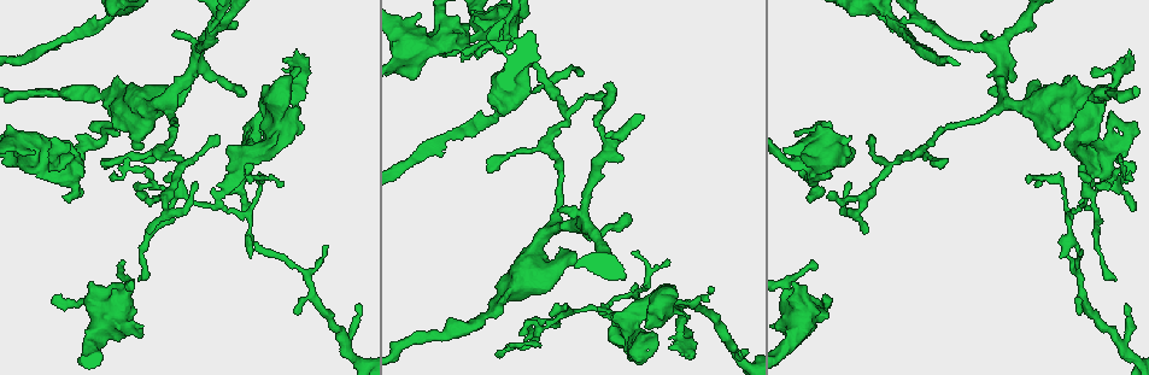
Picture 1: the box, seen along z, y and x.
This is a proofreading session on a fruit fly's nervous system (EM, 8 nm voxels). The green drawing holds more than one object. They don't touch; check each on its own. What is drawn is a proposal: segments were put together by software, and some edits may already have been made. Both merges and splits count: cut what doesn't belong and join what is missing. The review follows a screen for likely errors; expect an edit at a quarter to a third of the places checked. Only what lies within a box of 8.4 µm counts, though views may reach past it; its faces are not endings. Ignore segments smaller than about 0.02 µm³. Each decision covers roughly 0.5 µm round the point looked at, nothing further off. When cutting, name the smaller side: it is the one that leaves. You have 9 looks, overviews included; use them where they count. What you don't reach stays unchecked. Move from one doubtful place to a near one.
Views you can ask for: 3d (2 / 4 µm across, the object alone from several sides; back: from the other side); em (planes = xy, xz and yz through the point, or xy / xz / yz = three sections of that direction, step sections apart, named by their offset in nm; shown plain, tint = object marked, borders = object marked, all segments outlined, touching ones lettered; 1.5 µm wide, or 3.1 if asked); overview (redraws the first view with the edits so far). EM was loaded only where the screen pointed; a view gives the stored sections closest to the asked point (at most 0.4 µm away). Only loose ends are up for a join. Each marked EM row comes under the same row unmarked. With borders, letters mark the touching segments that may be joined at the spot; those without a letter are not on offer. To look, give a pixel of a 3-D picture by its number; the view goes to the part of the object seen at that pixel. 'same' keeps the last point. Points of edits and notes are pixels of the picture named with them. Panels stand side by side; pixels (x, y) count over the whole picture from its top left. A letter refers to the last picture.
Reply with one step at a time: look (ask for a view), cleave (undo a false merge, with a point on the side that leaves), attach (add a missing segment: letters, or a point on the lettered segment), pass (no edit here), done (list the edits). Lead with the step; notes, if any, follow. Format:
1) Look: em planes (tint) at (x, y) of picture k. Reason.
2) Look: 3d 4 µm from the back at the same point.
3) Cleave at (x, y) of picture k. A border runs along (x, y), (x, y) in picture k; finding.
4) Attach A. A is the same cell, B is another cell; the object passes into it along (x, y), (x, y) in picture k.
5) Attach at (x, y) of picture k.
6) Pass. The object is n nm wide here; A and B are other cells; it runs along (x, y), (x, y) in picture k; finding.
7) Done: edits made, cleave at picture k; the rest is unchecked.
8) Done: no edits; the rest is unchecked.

Look: em planes (borders) at (170, 107) of picture 1. Three-way junction.

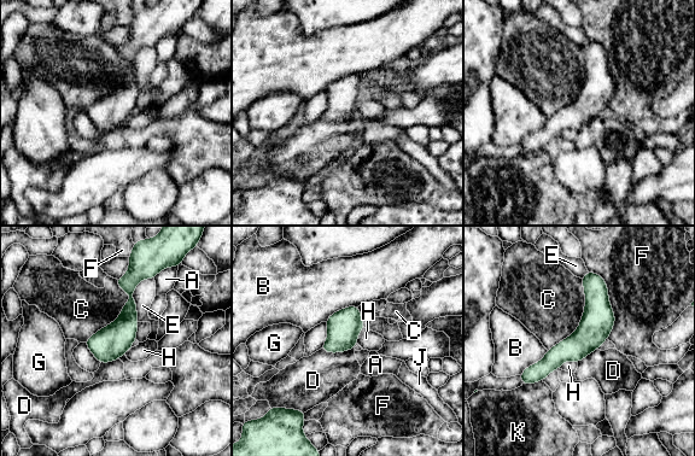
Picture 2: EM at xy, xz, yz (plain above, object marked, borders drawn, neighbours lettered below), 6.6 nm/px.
Pass. A, B, C, D, E, F, G, H, J and K are other cells; a border runs along (582, 279), (579, 326), (547, 350) in picture 2; one cell here.

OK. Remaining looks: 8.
Look: em xz step 4 (borders) at (824, 296) of picture 1. Tapers out.

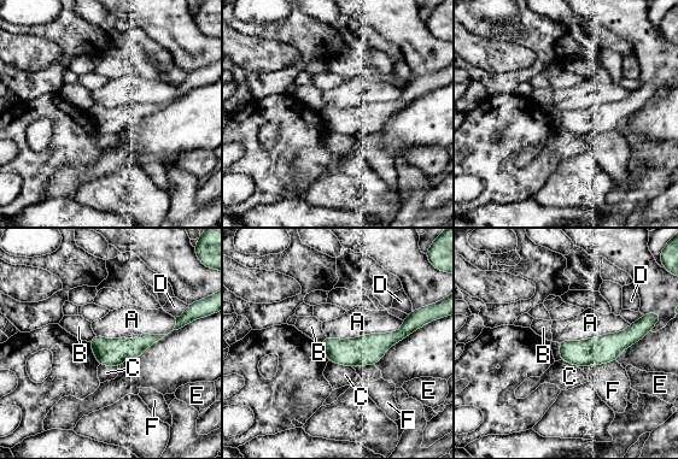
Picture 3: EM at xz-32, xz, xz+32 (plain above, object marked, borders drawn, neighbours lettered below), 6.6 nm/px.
Pass. A, B, C, D, E and F are other cells; no lettered segment goes on from it.

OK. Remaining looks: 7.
Look: 3d 4 µm at (136, 194) of picture 1. Thin end.

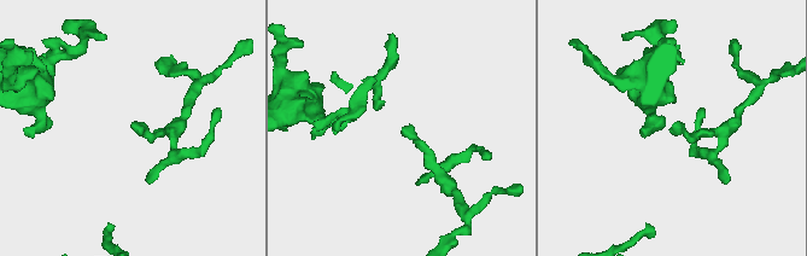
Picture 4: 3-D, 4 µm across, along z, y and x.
Look: em planes (borders) at (132, 125) of picture 4.

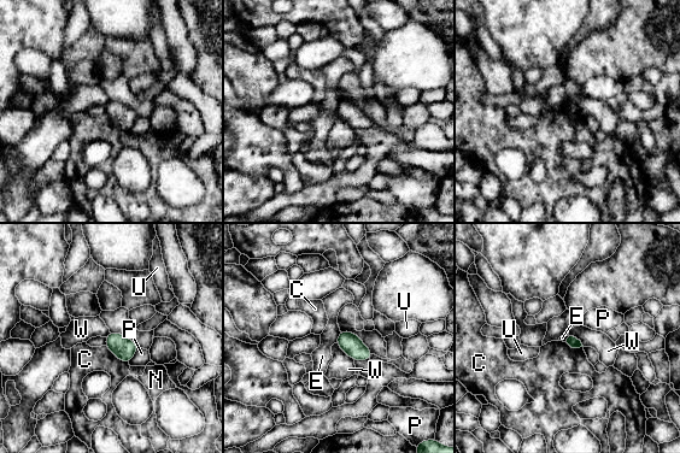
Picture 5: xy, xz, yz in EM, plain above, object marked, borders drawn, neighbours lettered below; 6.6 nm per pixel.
Pass. C, E, N, P, U and W are other cells; none of them fits.

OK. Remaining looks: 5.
Look: 3d 4 µm from the back at (1084, 206) of picture 1. A fork.

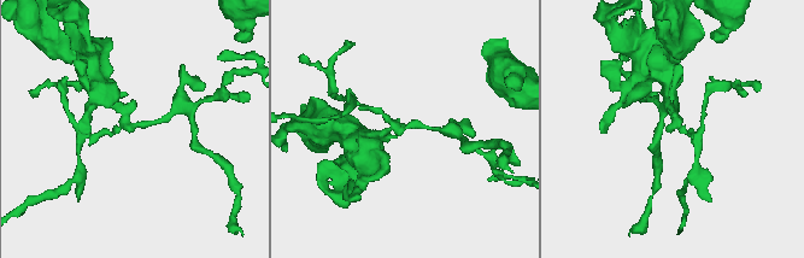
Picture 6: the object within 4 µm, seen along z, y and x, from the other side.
Look: em xz step 4 (tint) at (674, 120) of picture 6. 3 arms meet here; now the EM.

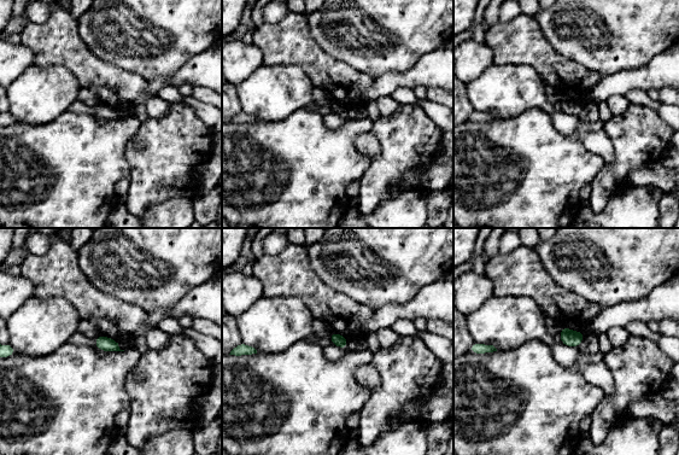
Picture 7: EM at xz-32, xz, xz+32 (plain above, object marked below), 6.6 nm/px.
Look: em planes (borders) at the same point. Cut it another way.

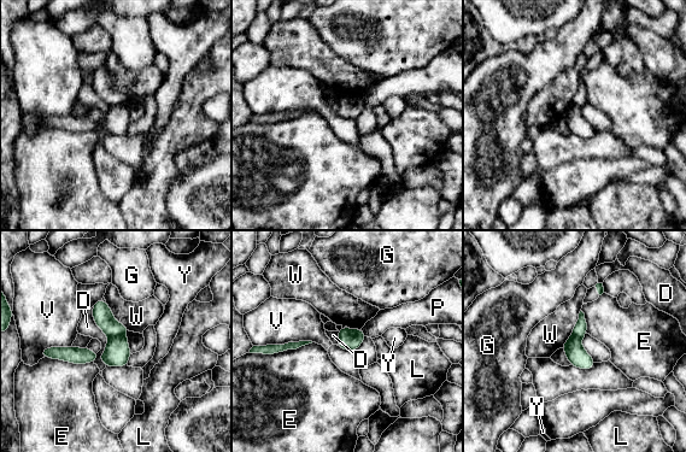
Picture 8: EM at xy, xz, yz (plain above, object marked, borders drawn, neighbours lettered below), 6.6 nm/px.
Cleave at (117, 352) of picture 8. The longest contact is with D, 400 nm; D, E, G, L, P, V, W and Y are other cells; a border runs along (124, 336), (112, 336), (110, 339) in picture 8; a second cell is stuck on.

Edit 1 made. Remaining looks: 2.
Done: edits made, cleave at picture 8; the rest is unchecked.

